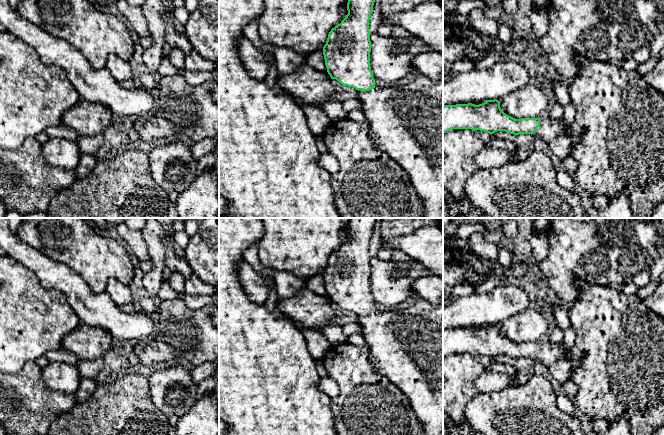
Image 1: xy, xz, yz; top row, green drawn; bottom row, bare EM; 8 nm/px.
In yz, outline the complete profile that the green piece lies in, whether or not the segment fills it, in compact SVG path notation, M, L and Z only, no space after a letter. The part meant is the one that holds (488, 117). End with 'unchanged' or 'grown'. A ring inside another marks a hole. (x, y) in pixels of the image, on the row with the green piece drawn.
M497 99L479 105L443 105L443 133L453 129L480 130L489 134L497 131L514 135L533 134L545 142L561 161L571 156L574 145L583 135L583 130L576 132L571 126L567 127L563 118L515 119L501 110Z | grown

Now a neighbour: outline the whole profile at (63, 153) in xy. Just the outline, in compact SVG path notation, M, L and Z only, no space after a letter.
M66 138L41 143L41 153L48 164L65 170L74 170L83 154L77 143Z

